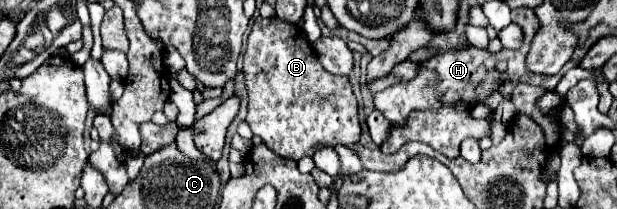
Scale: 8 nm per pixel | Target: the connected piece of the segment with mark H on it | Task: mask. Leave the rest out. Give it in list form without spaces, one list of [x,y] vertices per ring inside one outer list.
[[[462,44],[458,48],[442,50],[436,56],[420,62],[418,72],[412,80],[402,80],[400,84],[394,84],[394,86],[378,92],[374,96],[374,106],[392,124],[402,124],[412,110],[438,112],[444,106],[446,108],[464,106],[470,110],[470,108],[482,104],[506,80],[534,84],[534,86],[542,86],[546,90],[554,90],[560,80],[560,74],[558,76],[540,76],[540,74],[526,70],[526,66],[522,66],[522,48],[518,48],[518,50],[502,48],[498,54],[492,54],[488,50],[482,50],[482,48],[476,48],[470,44]]]

